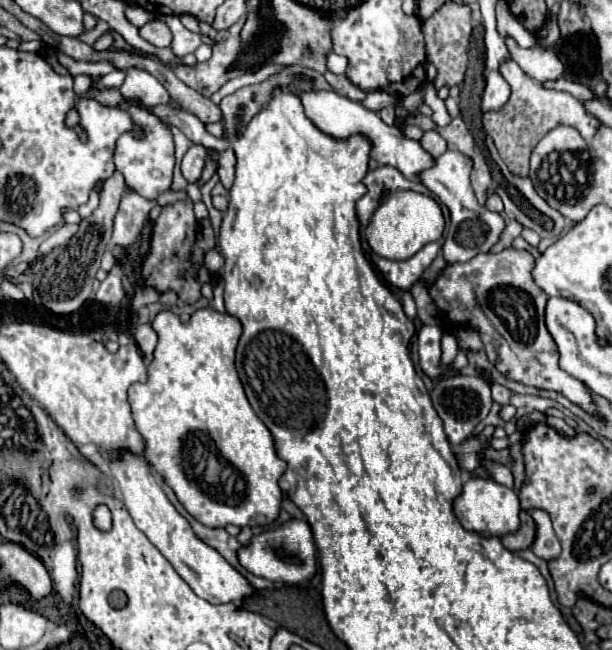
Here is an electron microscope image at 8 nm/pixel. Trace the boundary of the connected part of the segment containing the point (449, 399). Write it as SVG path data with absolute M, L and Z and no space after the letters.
M462 374L446 376L434 384L430 398L432 398L434 410L444 422L444 430L452 446L458 446L464 438L468 438L474 432L474 428L480 424L480 420L484 420L492 408L490 386L480 376L462 376Z

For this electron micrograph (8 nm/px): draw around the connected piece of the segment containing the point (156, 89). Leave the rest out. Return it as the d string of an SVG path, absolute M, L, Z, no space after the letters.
M128 68L126 70L126 80L124 80L120 92L126 98L140 98L146 106L170 102L166 88L152 74L144 72L140 68Z

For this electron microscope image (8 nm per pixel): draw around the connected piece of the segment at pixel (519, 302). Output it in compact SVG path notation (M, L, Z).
M506 248L500 254L478 254L468 262L448 264L430 286L432 300L450 322L478 328L490 362L508 378L536 388L562 392L590 414L596 406L588 388L558 366L558 348L544 324L548 296L536 286L530 272L534 258L528 250Z

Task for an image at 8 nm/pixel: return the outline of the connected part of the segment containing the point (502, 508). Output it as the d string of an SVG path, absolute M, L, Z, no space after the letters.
M480 476L466 478L462 492L452 502L452 510L466 530L474 530L484 536L504 536L504 534L516 532L520 528L518 494L514 490L490 480L490 478L480 478Z

